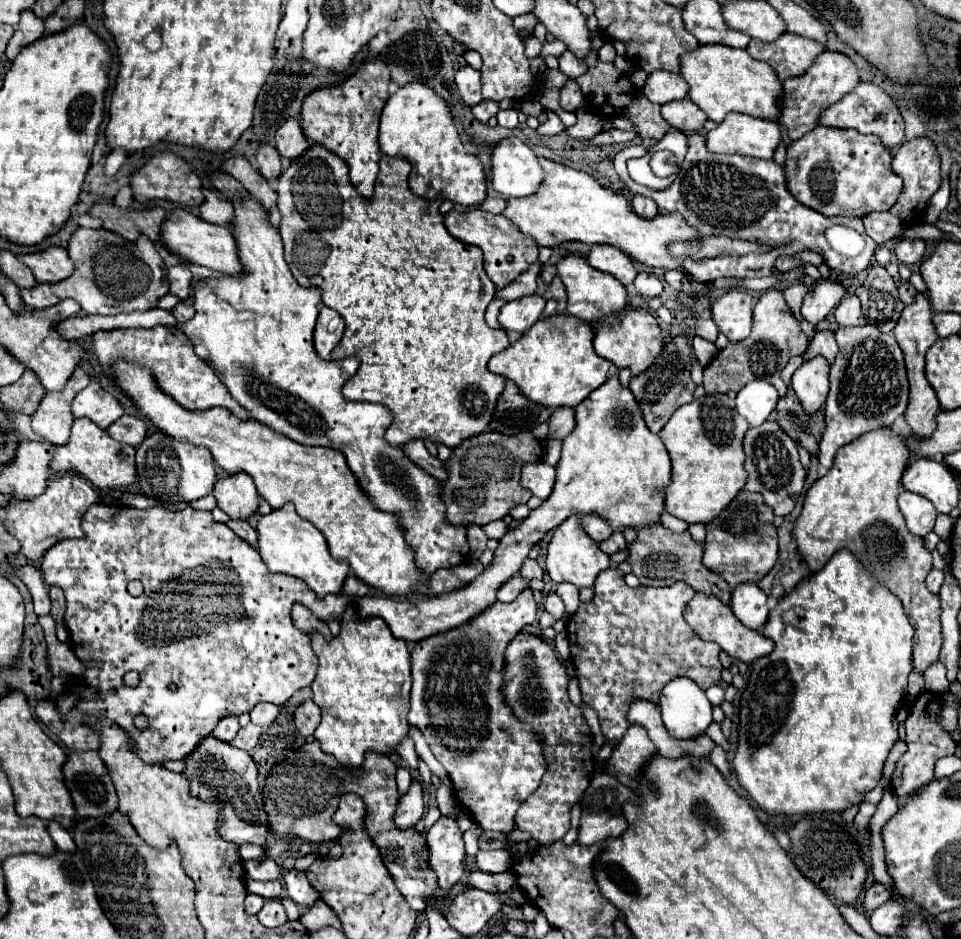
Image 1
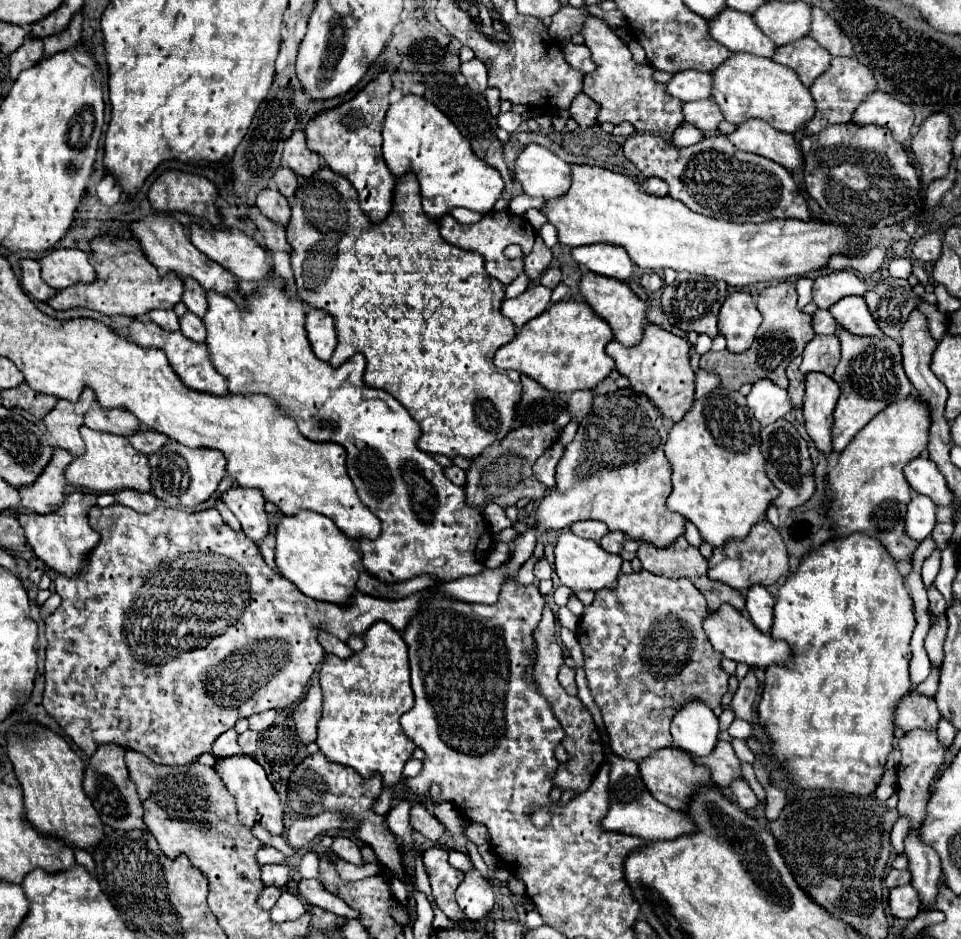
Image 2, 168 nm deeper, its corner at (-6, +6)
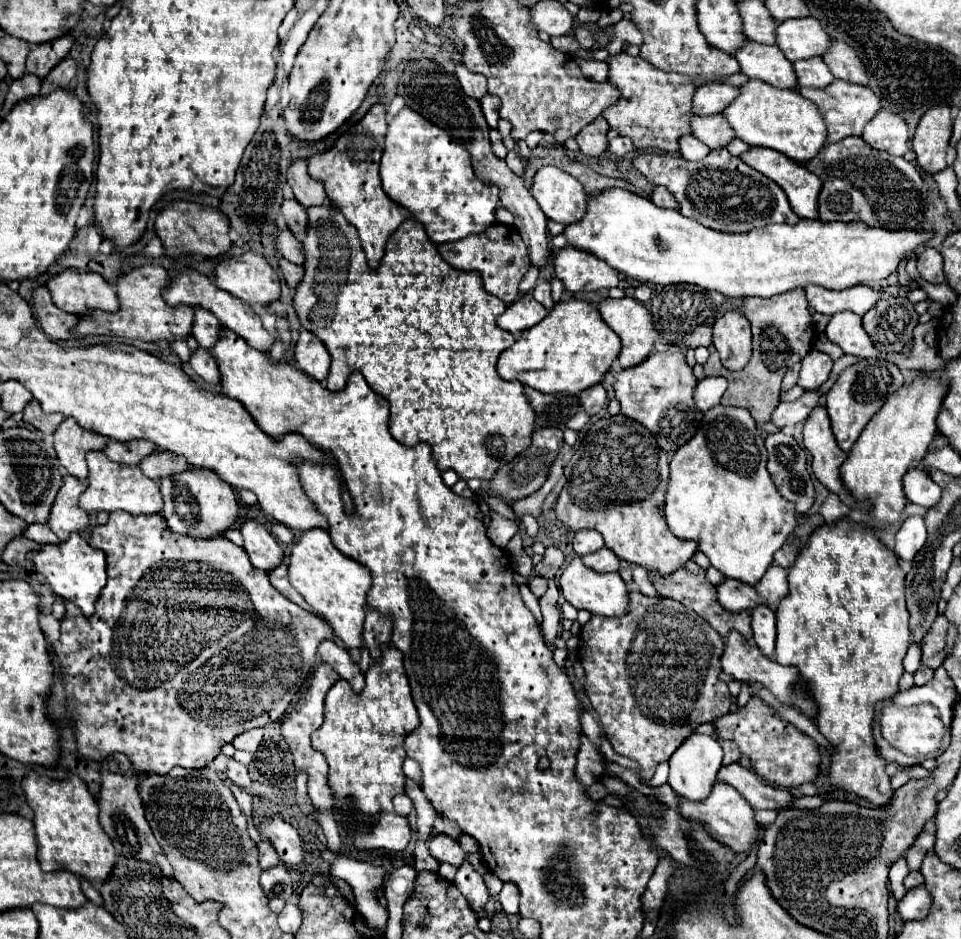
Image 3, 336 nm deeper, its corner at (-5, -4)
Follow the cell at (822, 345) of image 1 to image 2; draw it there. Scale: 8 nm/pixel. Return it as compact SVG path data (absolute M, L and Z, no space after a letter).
M815 336L803 352L803 362L799 366L801 374L811 374L811 372L821 372L831 376L837 362L841 358L841 348L837 336Z

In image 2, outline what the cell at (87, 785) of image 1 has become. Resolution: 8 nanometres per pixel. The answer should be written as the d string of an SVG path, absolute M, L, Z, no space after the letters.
M101 744L97 752L89 760L89 768L85 772L83 788L91 798L95 810L99 812L103 824L111 826L113 830L147 830L143 822L143 808L137 796L135 784L129 780L129 772L125 766L125 748L117 744Z

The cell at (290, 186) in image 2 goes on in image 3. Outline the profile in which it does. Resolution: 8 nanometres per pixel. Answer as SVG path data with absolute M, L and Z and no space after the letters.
M284 198L282 202L282 216L286 220L286 226L298 236L302 238L304 236L304 230L306 230L306 214L304 214L304 206L300 206L300 202L296 202L296 198Z

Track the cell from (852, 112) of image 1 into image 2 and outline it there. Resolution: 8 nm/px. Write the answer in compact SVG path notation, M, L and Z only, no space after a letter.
M873 92L853 114L853 122L857 124L873 124L873 126L887 126L897 142L905 142L909 138L909 130L913 126L913 110L887 96L885 92Z

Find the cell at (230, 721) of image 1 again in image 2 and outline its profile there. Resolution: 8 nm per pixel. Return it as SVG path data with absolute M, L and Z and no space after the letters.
M233 728L227 730L225 734L221 734L221 736L215 740L215 744L213 744L213 754L215 754L217 758L243 754L243 752L241 752L241 746L237 744L237 734L235 734Z

